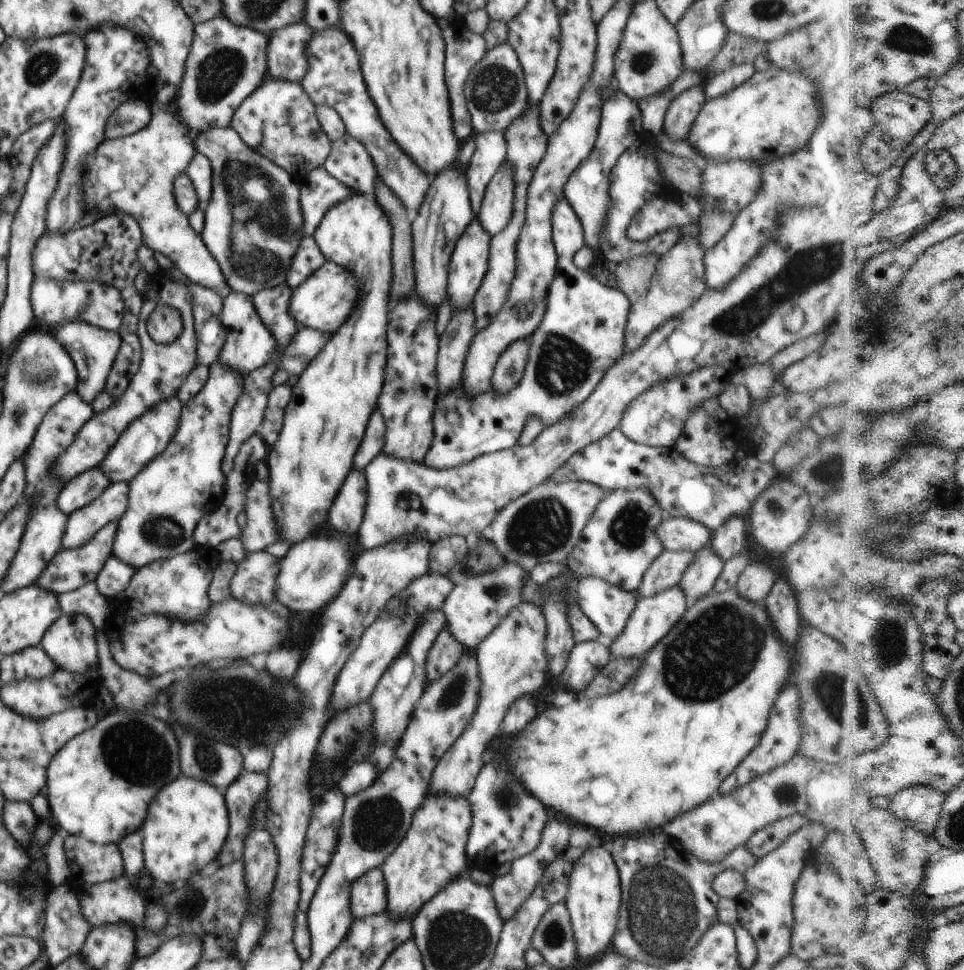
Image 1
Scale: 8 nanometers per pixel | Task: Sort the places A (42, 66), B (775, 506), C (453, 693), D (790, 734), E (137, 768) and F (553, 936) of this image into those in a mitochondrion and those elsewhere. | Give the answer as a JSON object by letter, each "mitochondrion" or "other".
{"A":"mitochondrion","B":"mitochondrion","C":"mitochondrion","D":"other","E":"mitochondrion","F":"mitochondrion"}

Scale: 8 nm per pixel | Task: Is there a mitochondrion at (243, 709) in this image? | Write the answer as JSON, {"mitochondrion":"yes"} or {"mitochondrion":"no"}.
{"mitochondrion":"yes"}

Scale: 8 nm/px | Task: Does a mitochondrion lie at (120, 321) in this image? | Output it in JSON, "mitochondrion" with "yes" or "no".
{"mitochondrion":"no"}

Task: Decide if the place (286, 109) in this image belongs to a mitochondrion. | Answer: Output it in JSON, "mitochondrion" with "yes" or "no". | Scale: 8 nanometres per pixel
{"mitochondrion":"yes"}

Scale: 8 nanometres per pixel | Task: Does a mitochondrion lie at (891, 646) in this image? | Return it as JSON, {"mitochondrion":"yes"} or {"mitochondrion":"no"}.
{"mitochondrion":"yes"}

